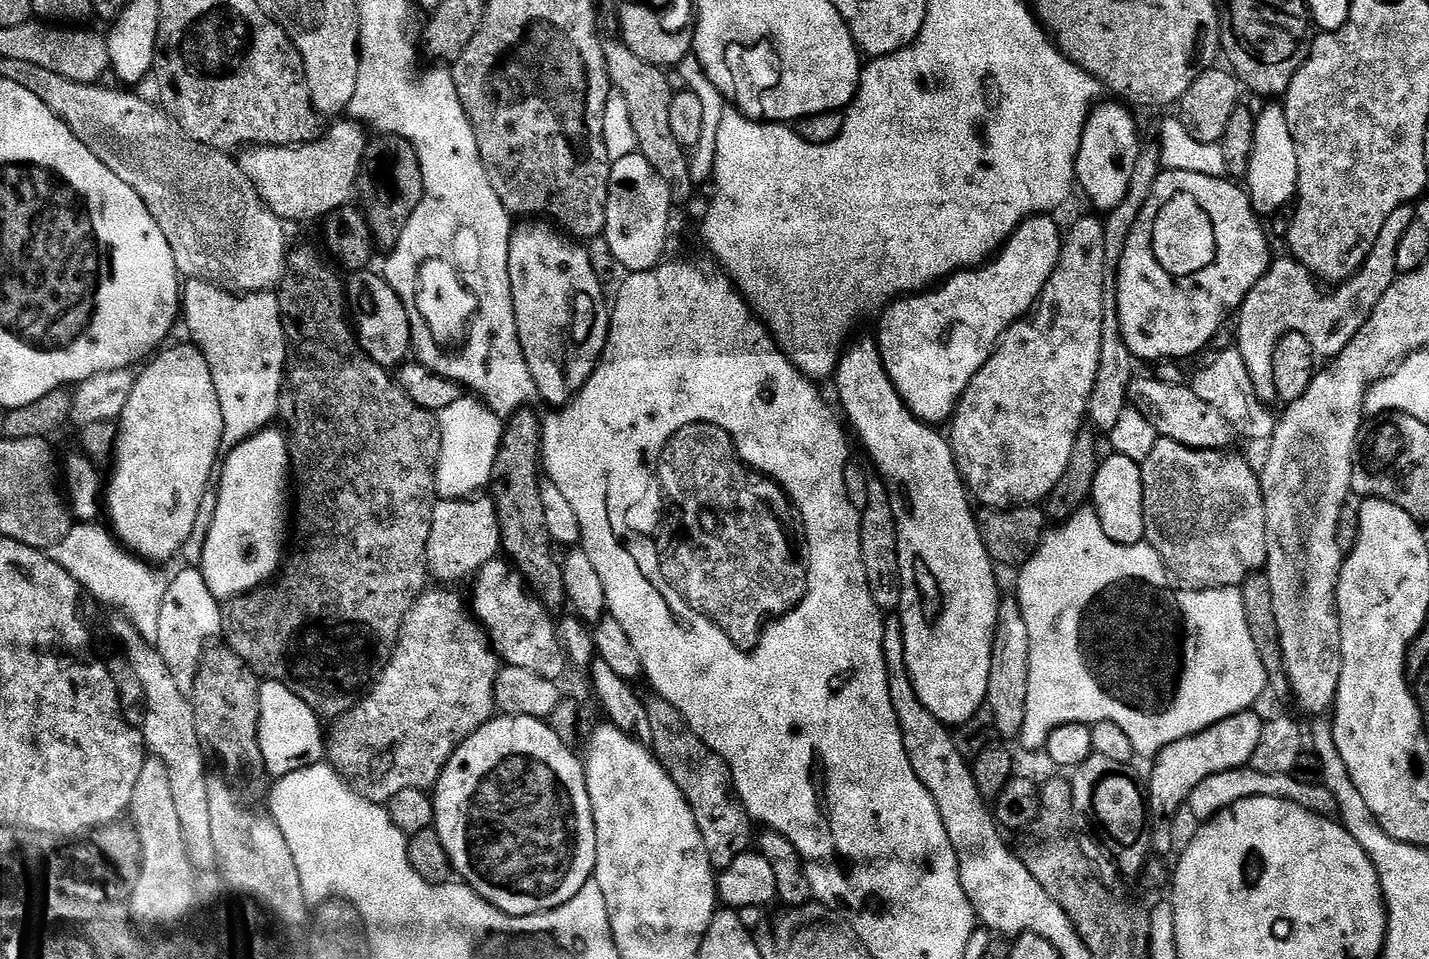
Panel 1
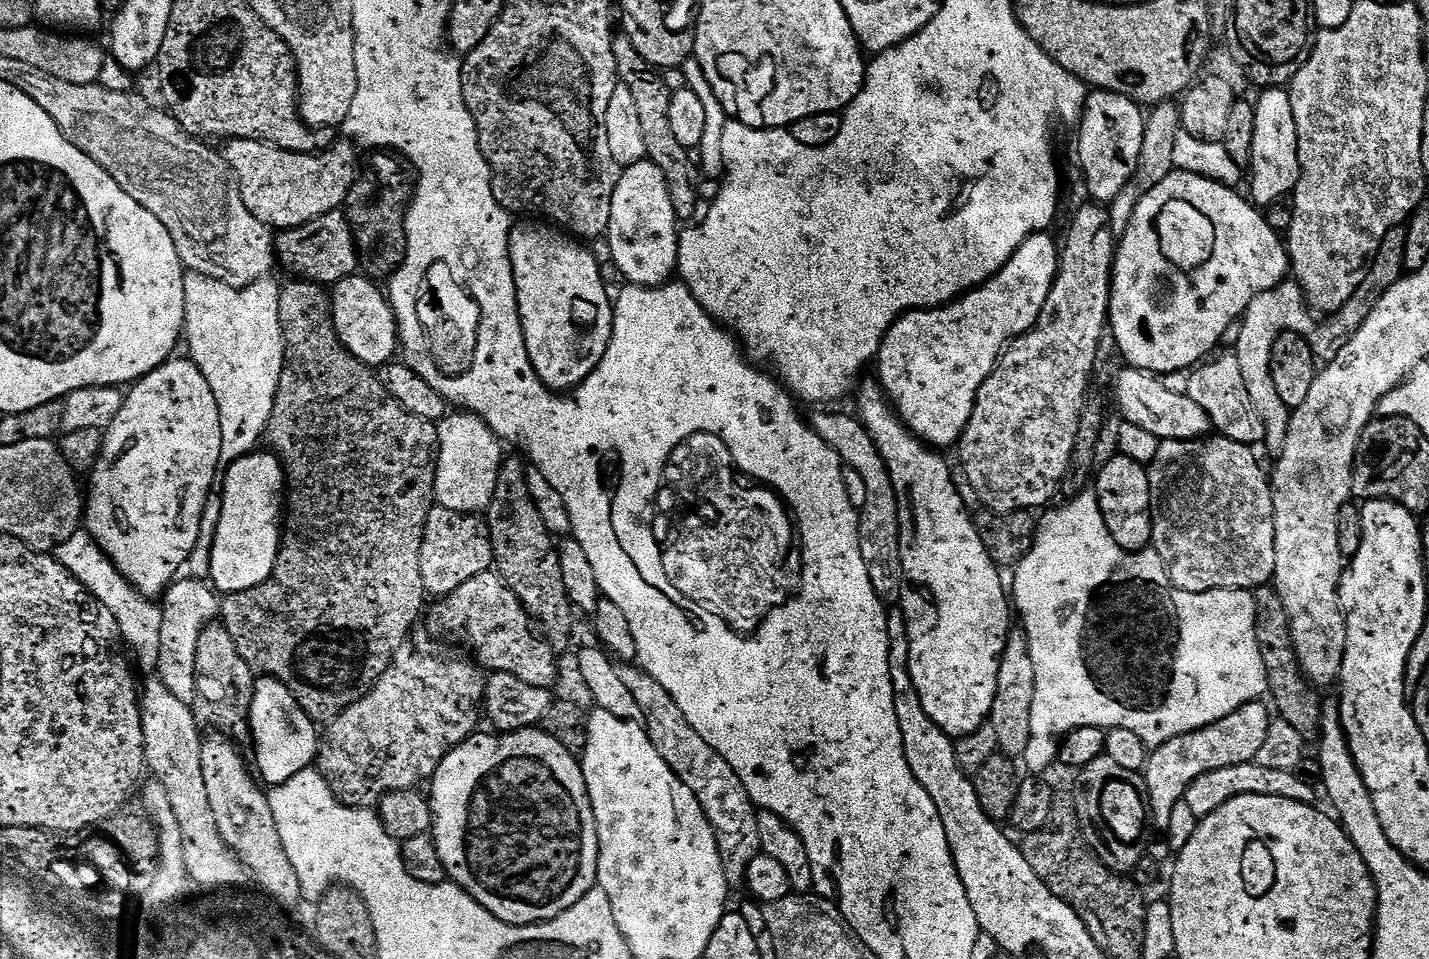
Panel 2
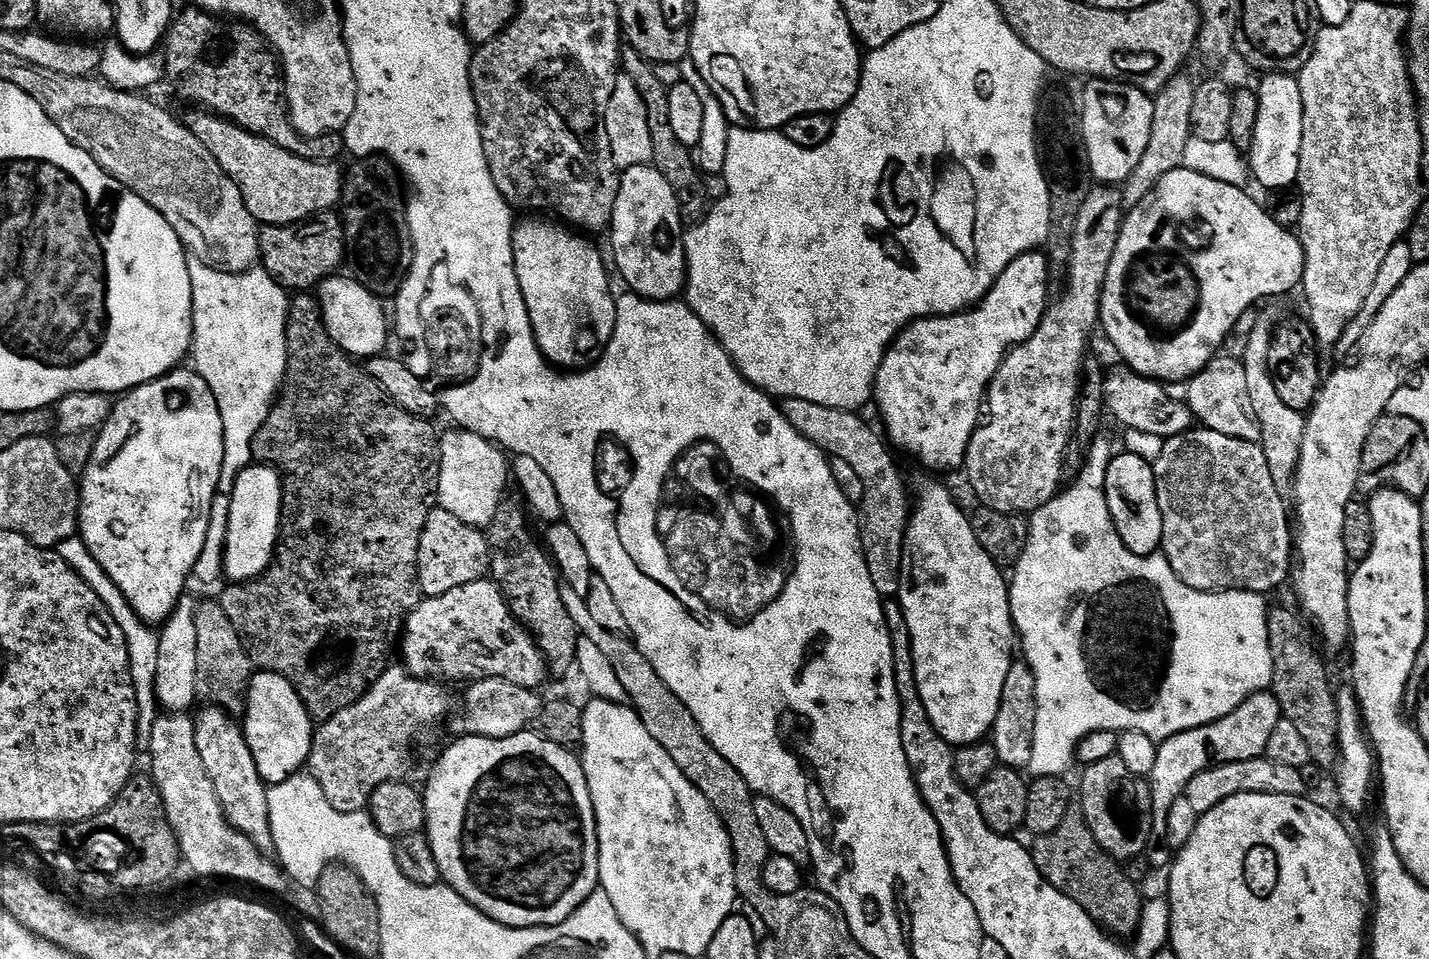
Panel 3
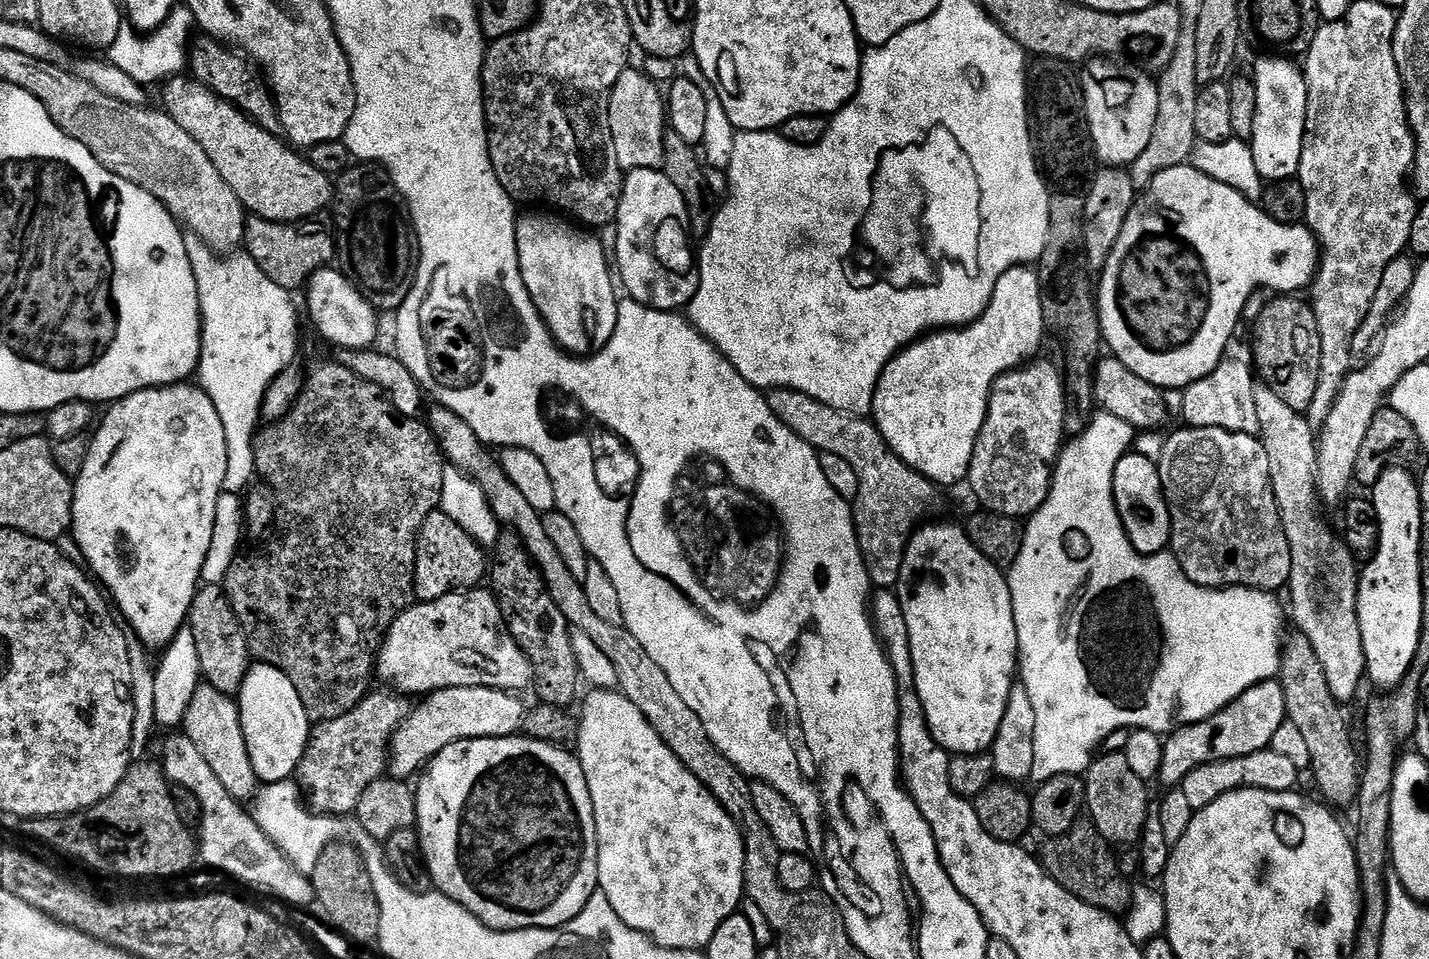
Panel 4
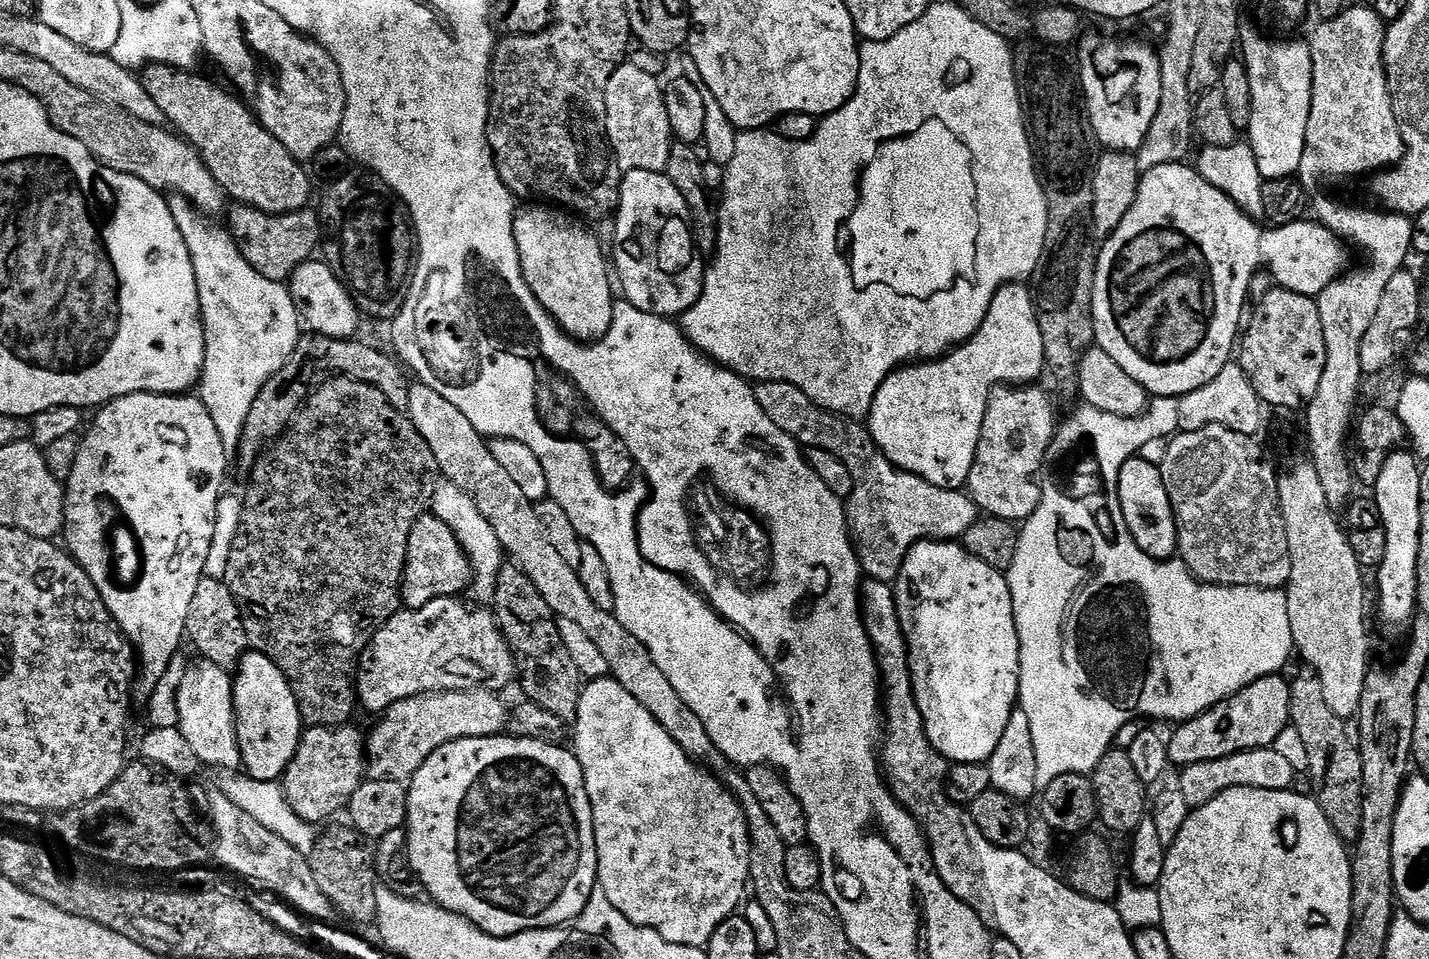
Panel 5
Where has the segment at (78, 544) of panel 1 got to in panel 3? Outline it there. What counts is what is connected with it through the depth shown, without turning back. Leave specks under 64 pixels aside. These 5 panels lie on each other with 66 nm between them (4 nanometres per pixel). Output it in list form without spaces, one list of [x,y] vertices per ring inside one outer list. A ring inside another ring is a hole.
[[[78,536],[66,539],[57,545],[56,551],[70,567],[83,578],[103,604],[110,610],[111,617],[122,630],[126,638],[127,656],[130,662],[131,682],[134,686],[135,702],[138,704],[138,722],[136,723],[136,749],[146,754],[150,748],[150,739],[154,730],[154,722],[160,715],[160,707],[156,700],[156,682],[158,672],[158,642],[159,633],[147,625],[143,619],[130,606],[128,599],[114,585],[113,579],[102,570],[102,566],[94,561],[83,540]]]

